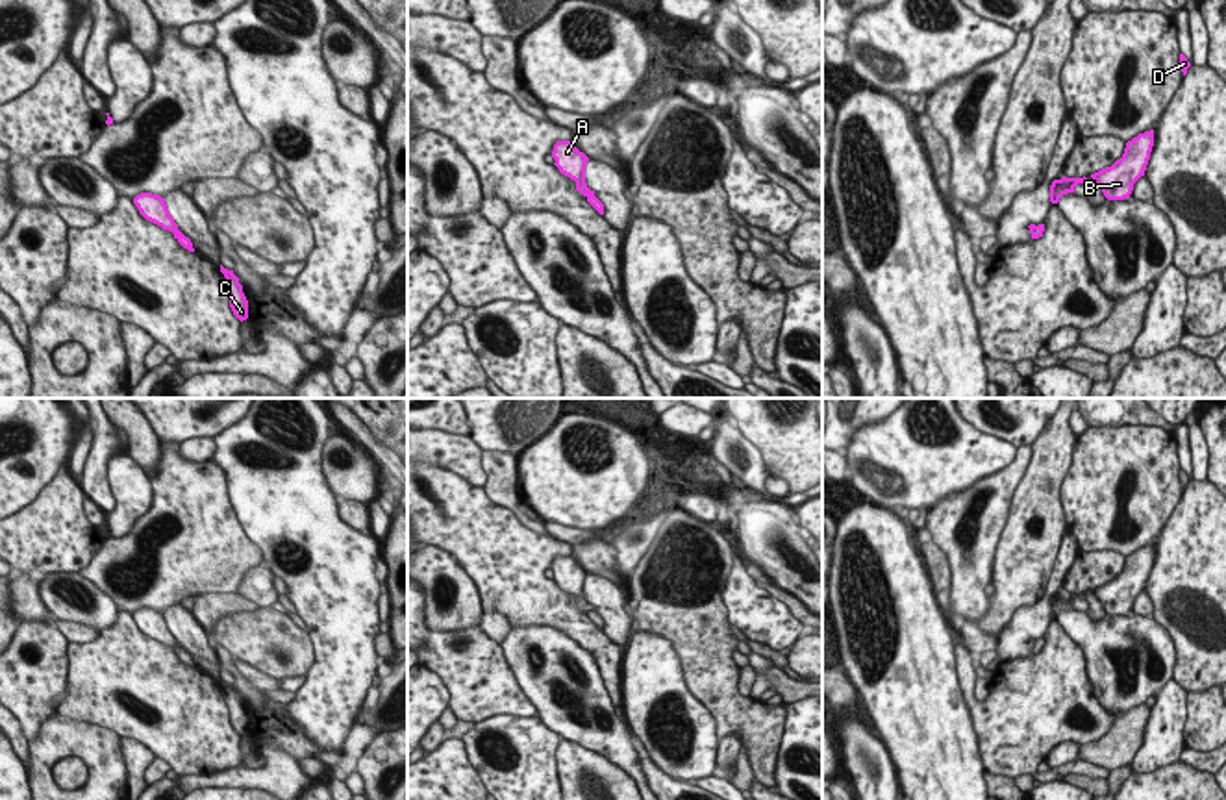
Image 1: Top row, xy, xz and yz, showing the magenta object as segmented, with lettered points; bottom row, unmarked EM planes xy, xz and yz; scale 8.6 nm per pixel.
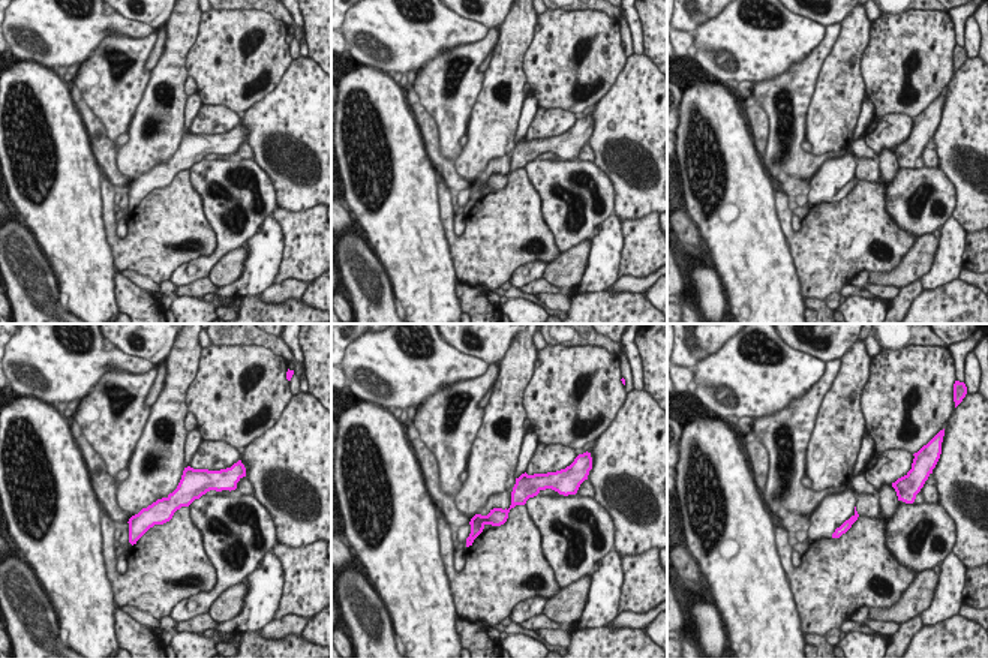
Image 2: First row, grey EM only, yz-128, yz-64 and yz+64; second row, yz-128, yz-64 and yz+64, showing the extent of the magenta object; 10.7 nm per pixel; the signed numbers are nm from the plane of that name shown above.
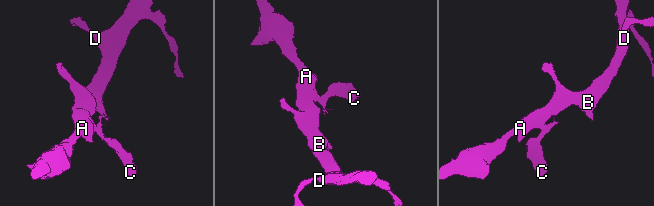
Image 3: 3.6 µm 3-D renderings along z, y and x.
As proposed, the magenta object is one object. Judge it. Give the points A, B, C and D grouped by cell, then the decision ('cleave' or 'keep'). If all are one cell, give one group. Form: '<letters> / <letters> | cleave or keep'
A B D / C | cleave

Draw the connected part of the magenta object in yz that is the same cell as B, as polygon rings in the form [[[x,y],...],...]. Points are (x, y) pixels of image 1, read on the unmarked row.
[[[1154,544],[1139,548],[1126,557],[1124,569],[1111,581],[1106,581],[1091,593],[1102,604],[1107,615],[1130,613],[1133,598],[1145,591],[1154,561]]]

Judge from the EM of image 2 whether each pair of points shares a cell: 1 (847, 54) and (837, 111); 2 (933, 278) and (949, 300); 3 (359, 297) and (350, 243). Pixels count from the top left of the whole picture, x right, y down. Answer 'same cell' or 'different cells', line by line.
1: same cell
2: different cells
3: same cell

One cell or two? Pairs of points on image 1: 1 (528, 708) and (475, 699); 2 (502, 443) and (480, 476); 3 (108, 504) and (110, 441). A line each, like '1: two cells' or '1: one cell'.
1: one cell
2: two cells
3: one cell

